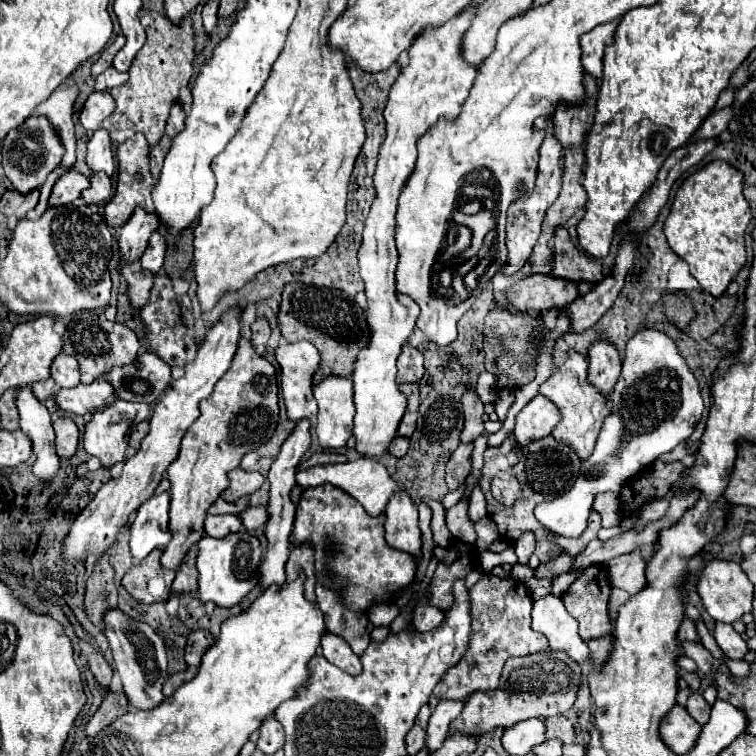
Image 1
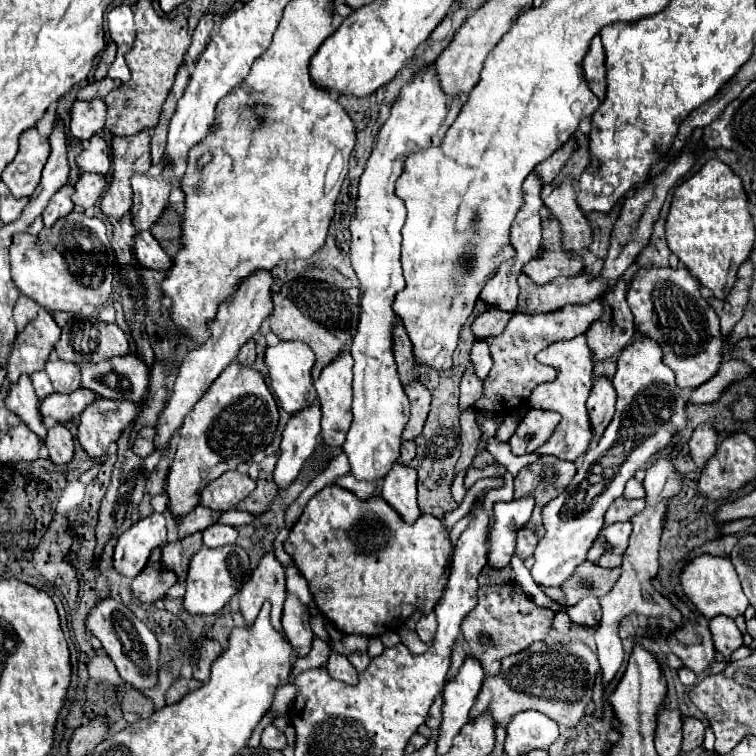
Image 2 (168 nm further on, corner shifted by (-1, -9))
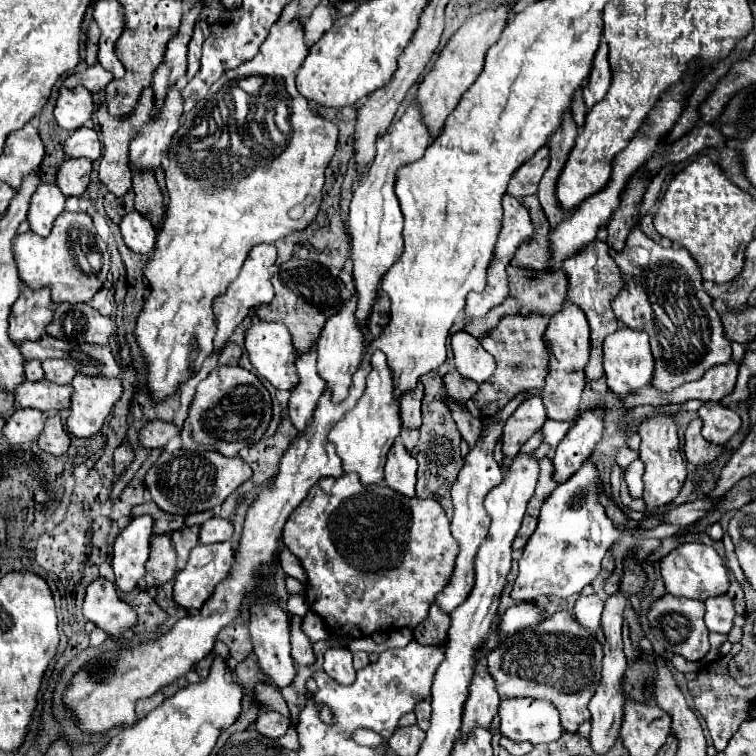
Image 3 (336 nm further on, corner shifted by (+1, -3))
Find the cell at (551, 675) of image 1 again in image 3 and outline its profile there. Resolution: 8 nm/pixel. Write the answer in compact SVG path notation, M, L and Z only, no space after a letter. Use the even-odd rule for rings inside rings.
M555 612L541 624L531 626L523 632L517 632L513 636L509 636L505 642L501 642L487 656L487 668L489 668L491 676L495 678L497 692L501 698L531 696L531 698L549 700L559 710L561 726L565 728L565 732L575 732L579 724L583 724L591 718L587 704L593 696L593 690L597 688L597 682L601 680L601 658L603 658L603 648L597 642L597 638L587 628L583 628L569 612Z

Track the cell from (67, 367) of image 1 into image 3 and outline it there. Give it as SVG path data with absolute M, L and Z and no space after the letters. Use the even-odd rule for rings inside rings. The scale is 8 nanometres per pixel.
M45 360L43 370L45 370L45 378L49 382L55 382L55 384L71 384L71 380L73 380L73 376L77 372L65 360Z

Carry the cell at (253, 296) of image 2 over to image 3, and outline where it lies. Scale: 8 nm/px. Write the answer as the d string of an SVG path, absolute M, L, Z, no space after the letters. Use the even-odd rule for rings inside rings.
M257 244L247 260L243 262L243 268L239 272L239 276L229 284L227 292L221 294L219 298L215 298L213 302L213 312L217 318L217 334L215 334L215 354L219 354L219 350L225 346L225 342L229 340L229 336L233 334L235 326L243 322L243 318L249 314L249 310L253 306L261 306L265 302L269 302L273 298L273 286L271 286L271 274L269 268L271 264L275 264L277 260L277 248L275 244Z

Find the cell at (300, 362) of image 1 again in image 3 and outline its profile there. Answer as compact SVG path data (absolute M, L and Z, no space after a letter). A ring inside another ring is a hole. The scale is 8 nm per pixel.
M255 322L245 330L245 348L249 352L249 360L259 372L259 376L267 378L277 390L293 390L297 384L297 370L295 370L295 346L291 342L289 330L283 324L273 322Z

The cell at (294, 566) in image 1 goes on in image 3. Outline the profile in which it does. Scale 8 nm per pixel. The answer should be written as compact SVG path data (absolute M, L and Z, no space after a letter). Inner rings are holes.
M293 616L293 620L291 620L291 658L293 658L295 666L311 666L315 662L311 642L301 630L299 616Z

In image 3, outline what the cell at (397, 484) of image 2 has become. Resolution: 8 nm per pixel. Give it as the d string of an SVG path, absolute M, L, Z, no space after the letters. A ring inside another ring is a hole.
M397 438L387 454L387 464L385 464L387 486L411 498L415 496L415 472L417 472L417 460L405 450L403 442Z

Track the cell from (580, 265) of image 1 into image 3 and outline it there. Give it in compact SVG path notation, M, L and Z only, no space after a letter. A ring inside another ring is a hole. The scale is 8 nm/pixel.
M529 196L523 198L521 204L529 210L531 222L533 222L533 234L531 240L521 244L511 260L511 266L519 266L519 268L529 268L529 270L543 270L549 258L549 222L541 210L539 198L537 196Z

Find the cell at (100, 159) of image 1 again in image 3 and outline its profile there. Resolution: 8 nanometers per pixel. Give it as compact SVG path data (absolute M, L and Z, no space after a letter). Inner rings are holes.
M81 126L65 140L63 152L67 154L67 158L97 160L101 156L101 142L97 138L97 132L89 126Z

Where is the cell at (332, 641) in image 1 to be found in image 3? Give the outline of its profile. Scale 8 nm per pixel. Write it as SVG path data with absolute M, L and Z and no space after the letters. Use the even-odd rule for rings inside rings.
M329 648L325 652L323 670L339 684L351 684L355 680L353 654L347 648Z

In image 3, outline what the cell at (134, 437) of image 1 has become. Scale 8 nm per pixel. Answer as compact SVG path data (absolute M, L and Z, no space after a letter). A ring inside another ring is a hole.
M163 420L147 422L139 432L139 440L145 448L163 448L175 436L179 436L179 428Z

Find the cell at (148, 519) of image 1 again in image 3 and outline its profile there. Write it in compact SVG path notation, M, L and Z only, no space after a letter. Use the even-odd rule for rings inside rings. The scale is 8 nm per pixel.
M137 516L115 538L113 570L115 584L121 592L133 592L145 578L145 562L149 558L149 540L153 534L151 528L151 516Z

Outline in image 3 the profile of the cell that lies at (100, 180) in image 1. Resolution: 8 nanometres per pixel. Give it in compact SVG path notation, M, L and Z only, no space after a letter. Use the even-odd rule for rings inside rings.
M67 158L57 170L57 186L65 196L79 196L89 186L91 160L87 158Z

